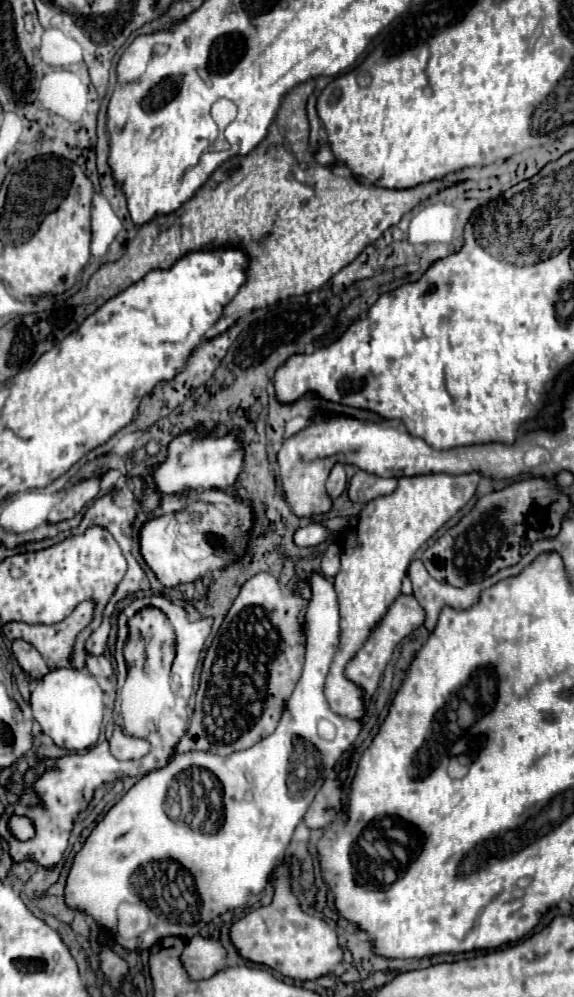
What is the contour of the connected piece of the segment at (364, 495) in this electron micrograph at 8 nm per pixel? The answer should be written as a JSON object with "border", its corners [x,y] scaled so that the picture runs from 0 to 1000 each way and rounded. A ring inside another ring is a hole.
{"border":[[[620,472],[610,482],[606,496],[620,505],[641,505],[662,496],[683,494],[686,490],[690,490],[690,480],[669,480],[669,478],[641,476],[634,472]]]}

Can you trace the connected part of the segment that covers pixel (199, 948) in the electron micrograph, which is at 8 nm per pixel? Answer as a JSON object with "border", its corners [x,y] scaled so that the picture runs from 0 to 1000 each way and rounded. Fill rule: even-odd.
{"border":[[[341,938],[324,944],[324,950],[314,962],[328,980],[338,984],[348,984],[348,982],[369,980],[387,970],[394,962],[394,954],[380,944]]]}

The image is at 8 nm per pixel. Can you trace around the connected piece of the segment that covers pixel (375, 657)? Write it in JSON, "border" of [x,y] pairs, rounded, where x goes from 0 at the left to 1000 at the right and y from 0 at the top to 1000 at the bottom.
{"border":[[[697,595],[690,599],[690,603],[679,607],[676,615],[666,619],[666,623],[655,625],[655,629],[648,631],[645,639],[638,641],[638,645],[627,649],[627,653],[610,661],[610,665],[603,667],[603,679],[620,685],[631,693],[634,693],[634,709],[645,707],[645,701],[659,689],[659,683],[662,683],[662,677],[676,665],[676,661],[683,659],[683,653],[686,649],[711,637],[718,635],[725,629],[732,629],[739,625],[739,611],[732,609],[732,605],[725,603],[721,597],[704,597]]]}

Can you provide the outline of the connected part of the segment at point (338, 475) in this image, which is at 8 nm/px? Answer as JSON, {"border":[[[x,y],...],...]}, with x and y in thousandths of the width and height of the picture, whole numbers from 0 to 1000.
{"border":[[[585,466],[568,482],[568,494],[585,501],[596,496],[596,492],[603,490],[603,472],[599,472],[599,466]]]}

